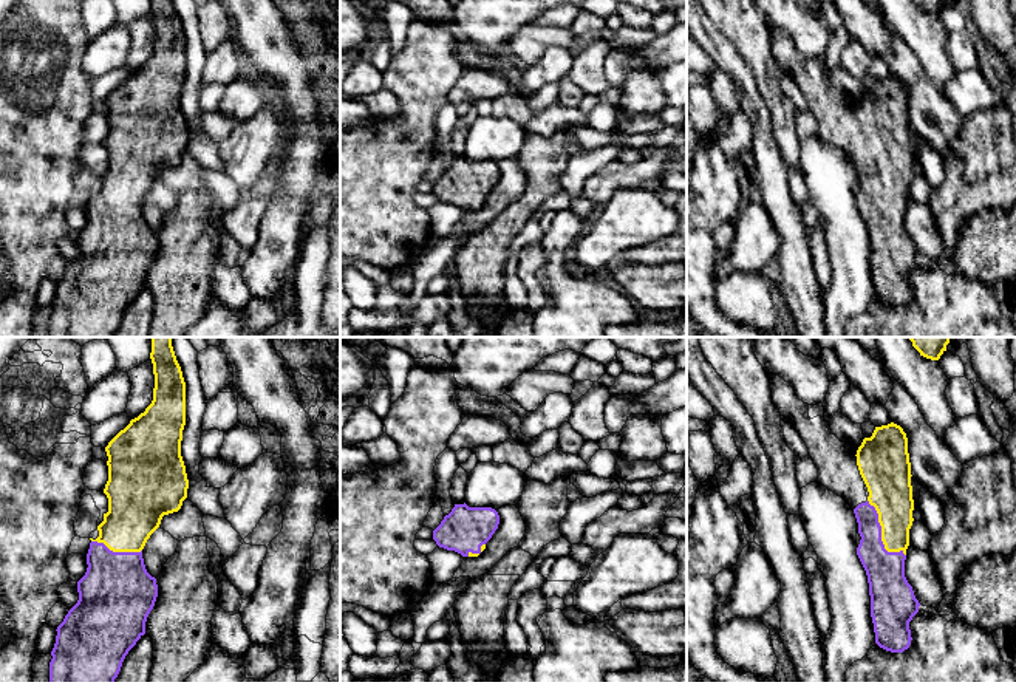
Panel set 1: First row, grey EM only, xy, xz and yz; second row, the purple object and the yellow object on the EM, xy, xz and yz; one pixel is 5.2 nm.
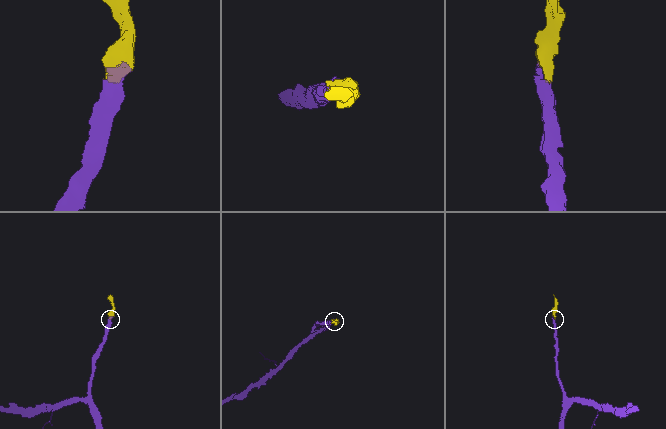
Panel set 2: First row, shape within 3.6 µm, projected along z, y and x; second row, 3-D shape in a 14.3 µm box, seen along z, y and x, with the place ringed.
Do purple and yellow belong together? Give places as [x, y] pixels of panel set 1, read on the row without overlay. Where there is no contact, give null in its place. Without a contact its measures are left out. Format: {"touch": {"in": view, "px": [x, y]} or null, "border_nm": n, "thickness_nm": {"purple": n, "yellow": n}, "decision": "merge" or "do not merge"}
{"touch": {"in": "yz", "px": [880, 187]}, "border_nm": 360, "thickness_nm": {"purple": 200, "yellow": 220}, "decision": "merge"}

